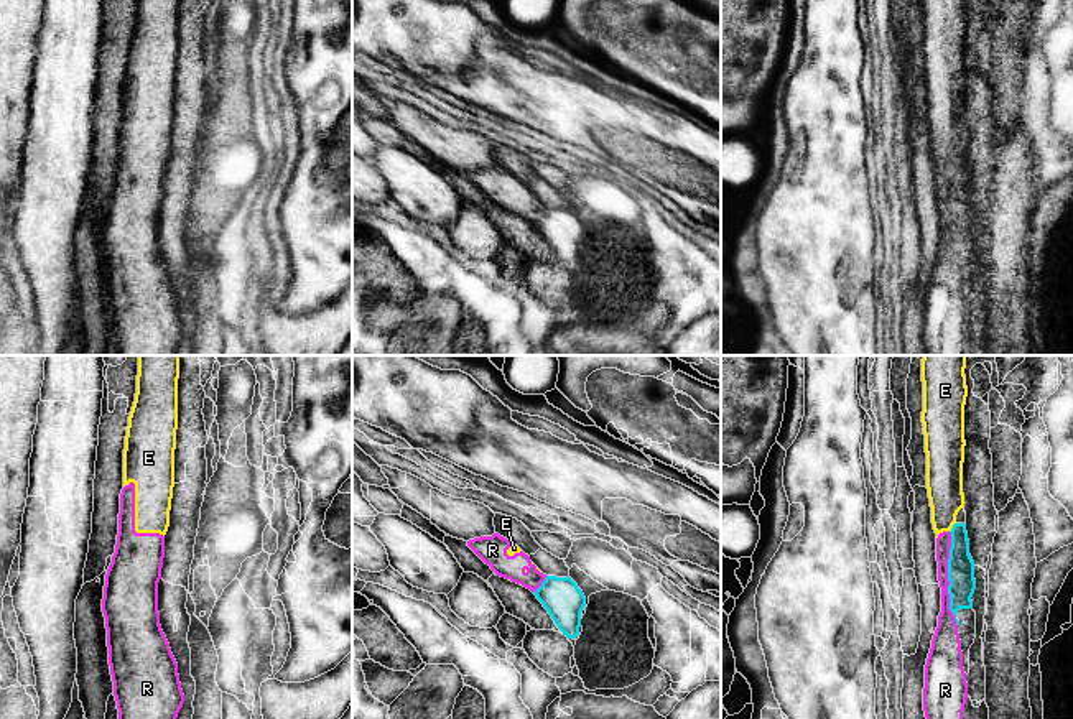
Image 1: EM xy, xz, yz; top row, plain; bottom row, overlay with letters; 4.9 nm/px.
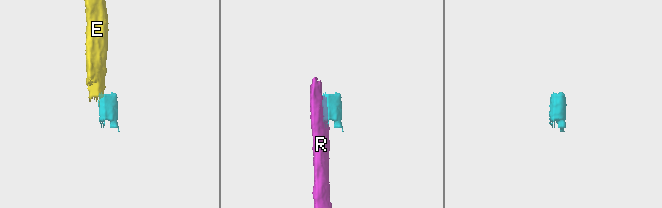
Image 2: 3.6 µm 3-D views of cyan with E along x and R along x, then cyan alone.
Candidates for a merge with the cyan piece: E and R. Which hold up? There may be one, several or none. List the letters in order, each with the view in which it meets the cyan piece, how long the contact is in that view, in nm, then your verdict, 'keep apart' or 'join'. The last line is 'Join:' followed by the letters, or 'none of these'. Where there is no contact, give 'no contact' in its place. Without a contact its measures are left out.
E: meets cyan in yz; contact 60 nm long; keep apart
R: meets cyan in yz; contact 460 nm long; keep apart
Join: none of these

